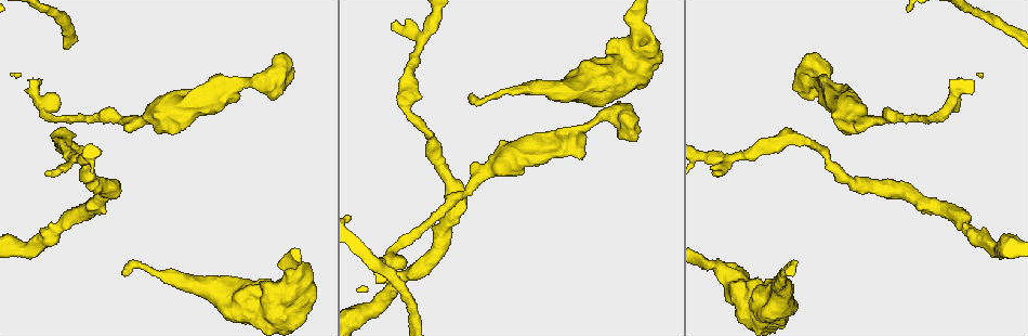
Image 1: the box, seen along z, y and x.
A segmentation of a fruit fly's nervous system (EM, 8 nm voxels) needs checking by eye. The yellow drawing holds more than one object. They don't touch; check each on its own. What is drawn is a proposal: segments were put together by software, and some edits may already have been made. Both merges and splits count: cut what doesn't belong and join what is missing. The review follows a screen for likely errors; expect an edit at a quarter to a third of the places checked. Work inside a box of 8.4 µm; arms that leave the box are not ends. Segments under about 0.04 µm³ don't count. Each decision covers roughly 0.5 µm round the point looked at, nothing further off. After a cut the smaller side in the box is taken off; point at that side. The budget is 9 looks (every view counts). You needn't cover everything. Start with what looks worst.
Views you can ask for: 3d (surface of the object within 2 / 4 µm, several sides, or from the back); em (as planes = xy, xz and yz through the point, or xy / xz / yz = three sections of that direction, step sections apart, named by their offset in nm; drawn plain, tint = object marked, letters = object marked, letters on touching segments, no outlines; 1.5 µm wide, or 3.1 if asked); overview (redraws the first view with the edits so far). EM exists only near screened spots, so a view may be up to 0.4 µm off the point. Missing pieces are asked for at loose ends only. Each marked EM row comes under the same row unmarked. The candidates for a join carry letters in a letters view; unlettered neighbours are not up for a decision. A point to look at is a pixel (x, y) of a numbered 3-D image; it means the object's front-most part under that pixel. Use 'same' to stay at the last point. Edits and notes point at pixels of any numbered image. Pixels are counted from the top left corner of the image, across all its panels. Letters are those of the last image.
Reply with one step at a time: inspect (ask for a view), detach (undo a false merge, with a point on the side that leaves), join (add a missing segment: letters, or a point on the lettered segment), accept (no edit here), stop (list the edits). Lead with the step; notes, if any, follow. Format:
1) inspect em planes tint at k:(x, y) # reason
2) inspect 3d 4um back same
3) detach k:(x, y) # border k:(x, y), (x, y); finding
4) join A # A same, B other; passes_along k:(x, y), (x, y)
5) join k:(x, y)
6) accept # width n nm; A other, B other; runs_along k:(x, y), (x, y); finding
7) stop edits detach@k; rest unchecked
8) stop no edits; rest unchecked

inspect em planes letters at 1:(125, 274) # end of a long branch

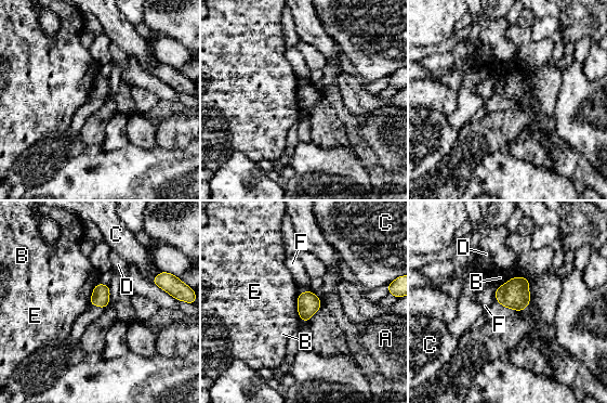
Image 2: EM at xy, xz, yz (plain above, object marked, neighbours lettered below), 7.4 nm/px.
accept # A other, B other, C other, D other, E other, F other; none of them fits

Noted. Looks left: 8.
inspect 3d 2um back at 1:(716, 172) # free end

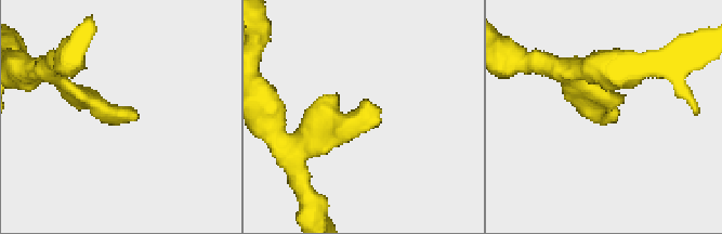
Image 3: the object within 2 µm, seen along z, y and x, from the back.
inspect em planes letters at 3:(608, 113) # now the EM

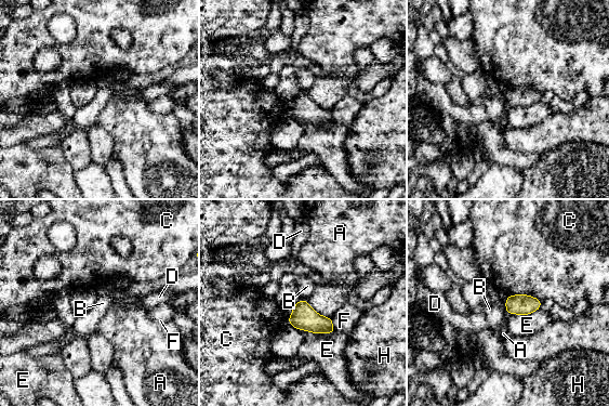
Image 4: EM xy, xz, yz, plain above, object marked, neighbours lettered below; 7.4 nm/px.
accept # A other, B other, C other, D other, E other, F other, H other; border 4:(508, 294), (529, 294), (541, 301); none of them fits

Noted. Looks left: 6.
inspect em xz step 4 letters at 1:(730, 284) # thick end

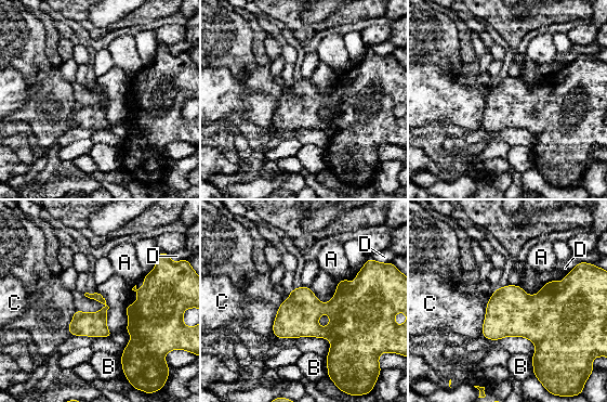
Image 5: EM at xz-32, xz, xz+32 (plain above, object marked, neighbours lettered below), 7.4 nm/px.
accept # A other, B other, C other, D other; no lettered segment goes on from it

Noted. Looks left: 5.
inspect em yz step 8 tint at 1:(489, 170) # calibre changes

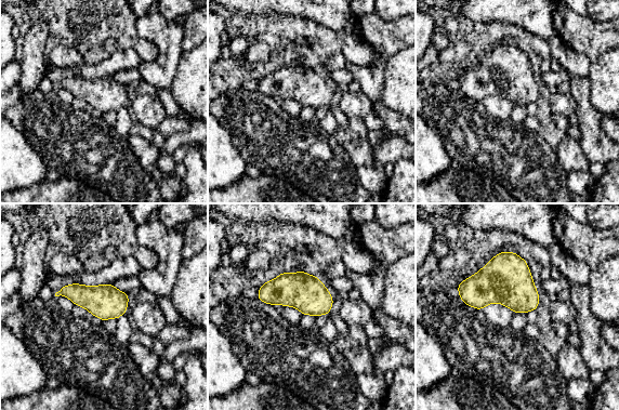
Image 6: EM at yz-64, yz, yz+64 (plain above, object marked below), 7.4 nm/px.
inspect em yz step 8 letters same # see the neighbours

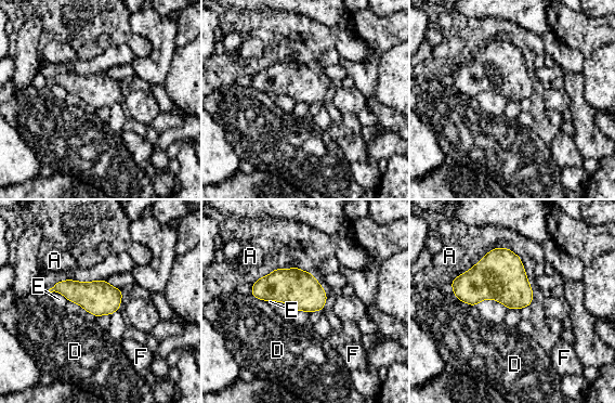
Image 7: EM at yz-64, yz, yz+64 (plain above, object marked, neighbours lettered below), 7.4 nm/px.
accept # A other, D other, E other, F other; continuous, no second neuron

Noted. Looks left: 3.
stop no edits; rest unchecked

